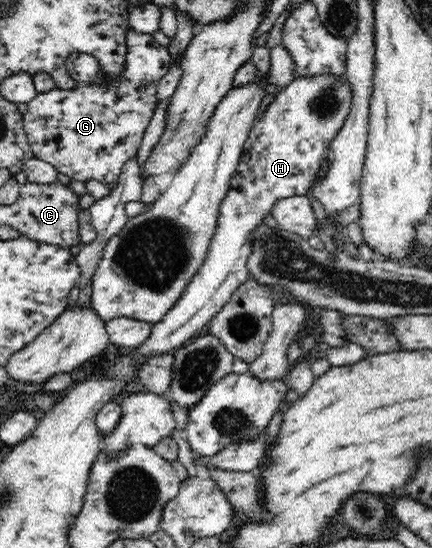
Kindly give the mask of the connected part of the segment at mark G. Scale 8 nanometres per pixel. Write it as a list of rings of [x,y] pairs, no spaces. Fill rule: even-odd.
[[[130,28],[126,31],[126,46],[125,64],[116,73],[106,71],[92,54],[71,54],[68,70],[76,86],[37,93],[27,103],[27,110],[23,114],[23,127],[31,144],[33,157],[50,163],[58,173],[65,174],[72,181],[85,184],[89,180],[98,180],[100,184],[116,182],[126,161],[136,158],[142,146],[142,137],[154,116],[159,102],[158,84],[169,71],[171,54],[167,47],[157,43],[151,34],[138,34]]]

